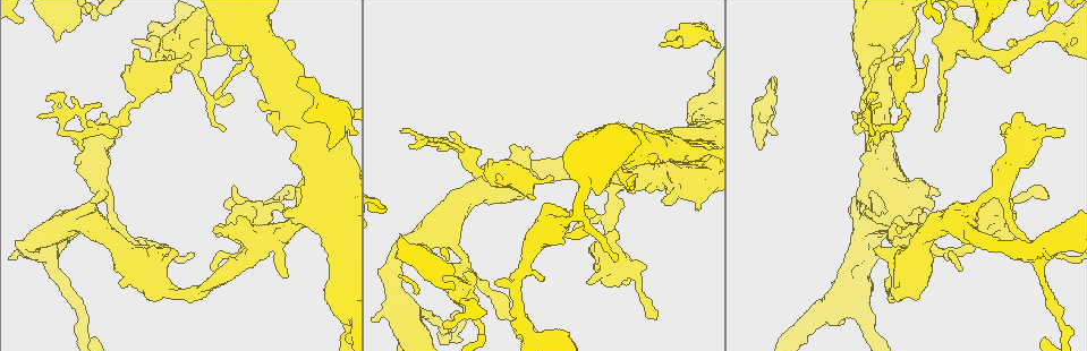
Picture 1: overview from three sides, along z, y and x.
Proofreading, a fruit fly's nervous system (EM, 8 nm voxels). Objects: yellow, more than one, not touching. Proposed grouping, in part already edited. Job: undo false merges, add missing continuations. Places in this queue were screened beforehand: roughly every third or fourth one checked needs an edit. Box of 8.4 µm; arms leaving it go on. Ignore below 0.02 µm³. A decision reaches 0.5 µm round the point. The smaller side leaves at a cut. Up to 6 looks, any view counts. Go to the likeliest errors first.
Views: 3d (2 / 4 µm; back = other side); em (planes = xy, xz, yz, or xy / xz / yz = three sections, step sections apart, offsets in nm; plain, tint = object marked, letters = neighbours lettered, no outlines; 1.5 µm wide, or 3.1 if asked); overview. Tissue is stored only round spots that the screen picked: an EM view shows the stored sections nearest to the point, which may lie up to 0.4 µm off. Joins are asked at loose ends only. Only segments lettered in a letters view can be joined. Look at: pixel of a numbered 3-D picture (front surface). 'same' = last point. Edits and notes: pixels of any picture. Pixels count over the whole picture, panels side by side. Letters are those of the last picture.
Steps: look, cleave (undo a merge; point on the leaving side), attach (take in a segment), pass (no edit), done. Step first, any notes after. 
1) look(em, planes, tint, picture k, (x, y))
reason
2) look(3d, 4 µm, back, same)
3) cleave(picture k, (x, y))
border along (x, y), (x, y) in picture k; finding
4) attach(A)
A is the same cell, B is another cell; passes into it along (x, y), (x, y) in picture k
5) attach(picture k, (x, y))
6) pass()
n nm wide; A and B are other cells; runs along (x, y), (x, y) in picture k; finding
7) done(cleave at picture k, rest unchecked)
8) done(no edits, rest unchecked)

look(3d, 4 µm, picture 1, (58, 39))
an open end

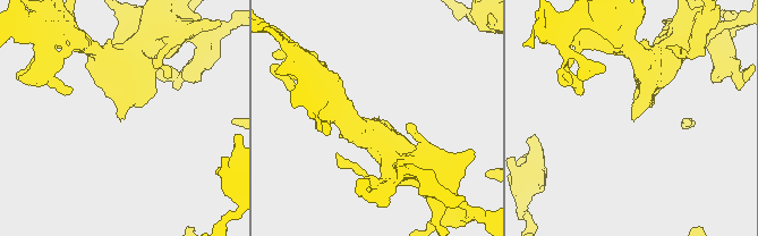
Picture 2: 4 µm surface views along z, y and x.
look(em, planes, letters, picture 2, (374, 119))

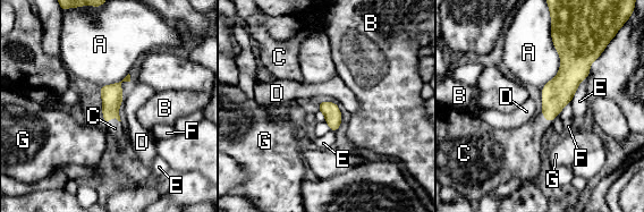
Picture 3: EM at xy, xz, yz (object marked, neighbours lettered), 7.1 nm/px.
attach(C)
C is the same cell, A, B, D, E, F and G are other cells; passes into it along (111, 95), (111, 116), (115, 128) in picture 3; the cell continues

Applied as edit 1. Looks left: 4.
look(overview)
redraw

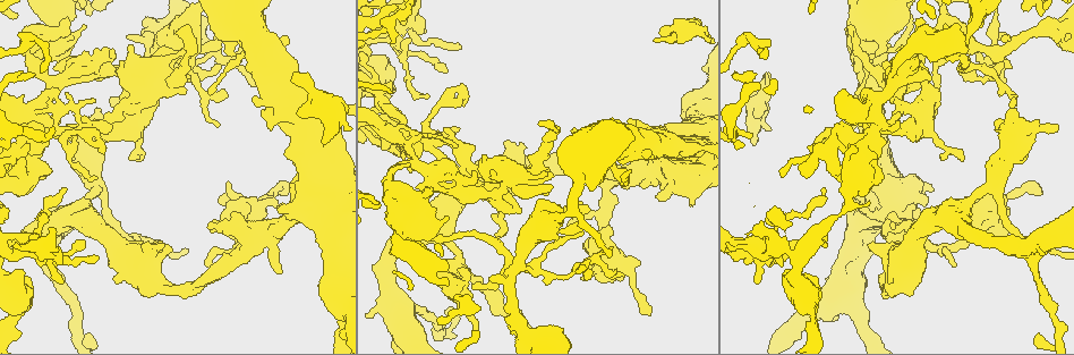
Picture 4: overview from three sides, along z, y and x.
look(em, planes, tint, picture 4, (754, 142))
stops while still wide

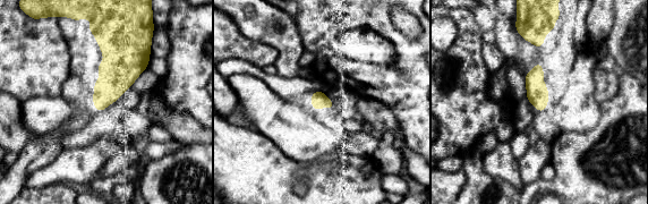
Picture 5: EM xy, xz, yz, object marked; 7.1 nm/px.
look(em, planes, letters, same)

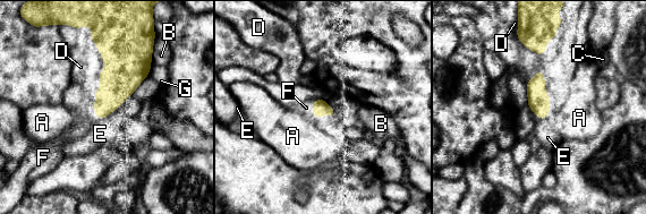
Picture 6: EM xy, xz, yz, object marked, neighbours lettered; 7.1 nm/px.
attach(F)
F is the same cell, A, B, C, D, E and G are other cells; passes into it along (116, 84), (95, 112), (87, 117) in picture 6; the cell continues

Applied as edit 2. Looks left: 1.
look(em, planes, letters, picture 4, (1005, 199))
thick end

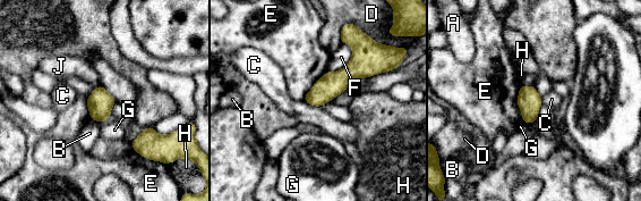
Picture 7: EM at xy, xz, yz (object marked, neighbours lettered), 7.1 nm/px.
pass()
A, B, C, D, E, F, G, H and J are other cells; runs along (353, 42), (357, 63), (310, 101) in picture 7; none of them fits

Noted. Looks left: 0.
done(attach at picture 3, attach at picture 6, rest unchecked)

